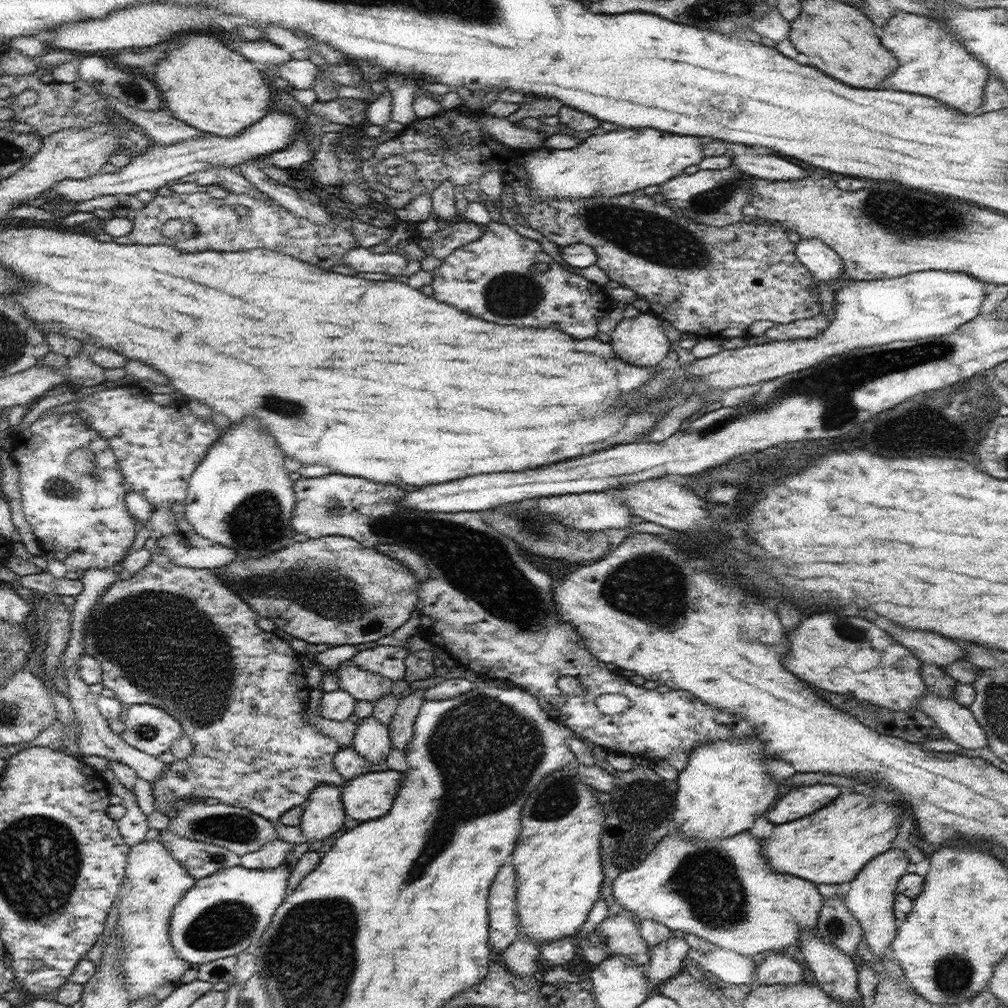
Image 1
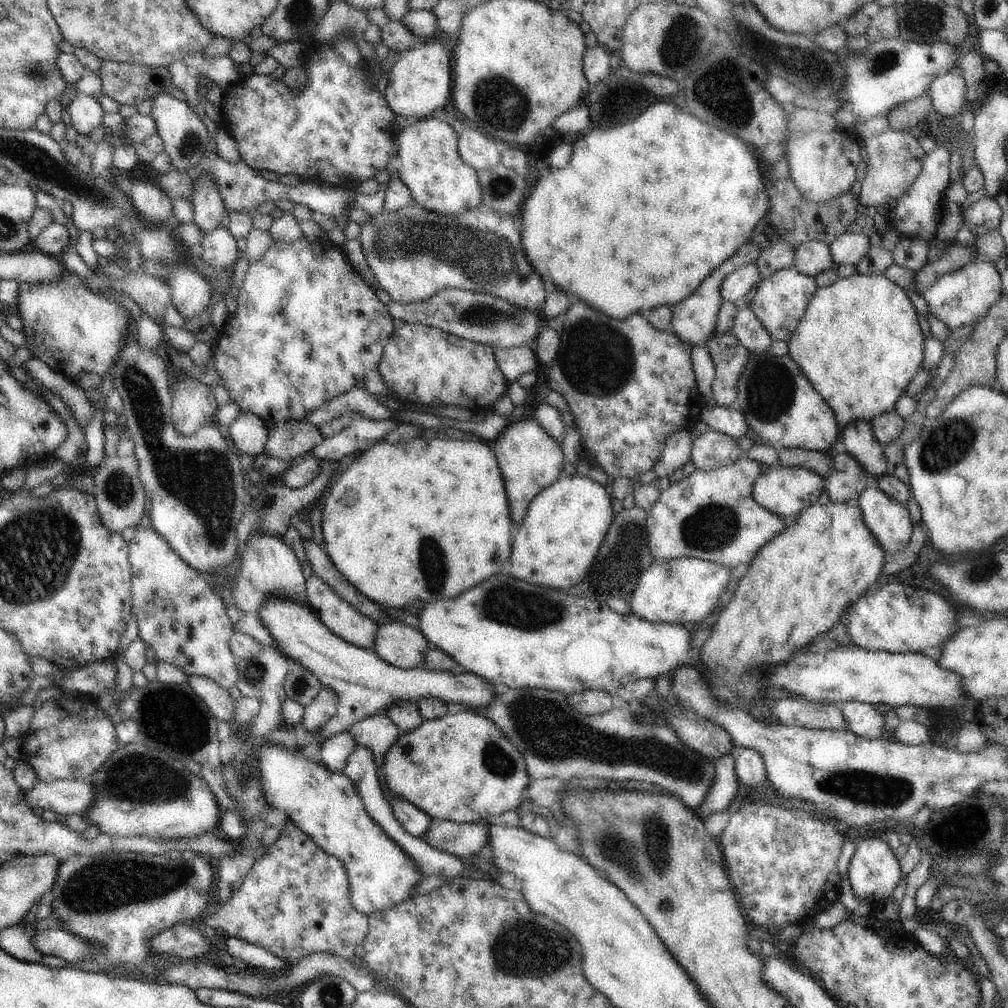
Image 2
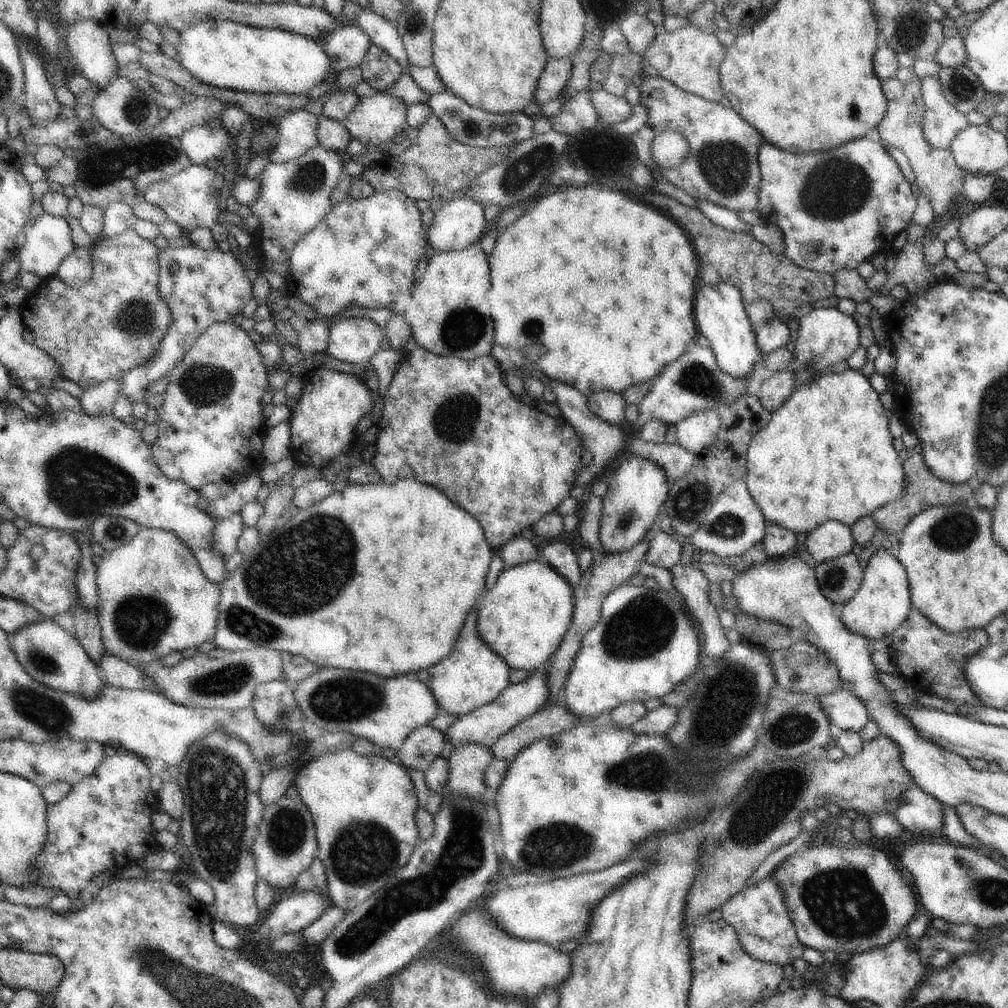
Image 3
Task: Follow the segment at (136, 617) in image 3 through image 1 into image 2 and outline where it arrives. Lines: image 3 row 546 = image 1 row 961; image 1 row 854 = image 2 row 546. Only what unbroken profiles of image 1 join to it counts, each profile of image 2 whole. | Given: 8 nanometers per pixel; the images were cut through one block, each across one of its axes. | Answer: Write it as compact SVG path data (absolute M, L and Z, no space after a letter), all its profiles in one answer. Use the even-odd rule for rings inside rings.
M152 525L135 527L135 535L129 542L128 560L131 568L131 614L136 616L137 636L145 642L147 649L154 650L160 661L168 662L188 676L211 678L224 690L235 686L239 679L239 660L231 648L234 626L226 614L221 596L212 590L208 578L188 566Z

